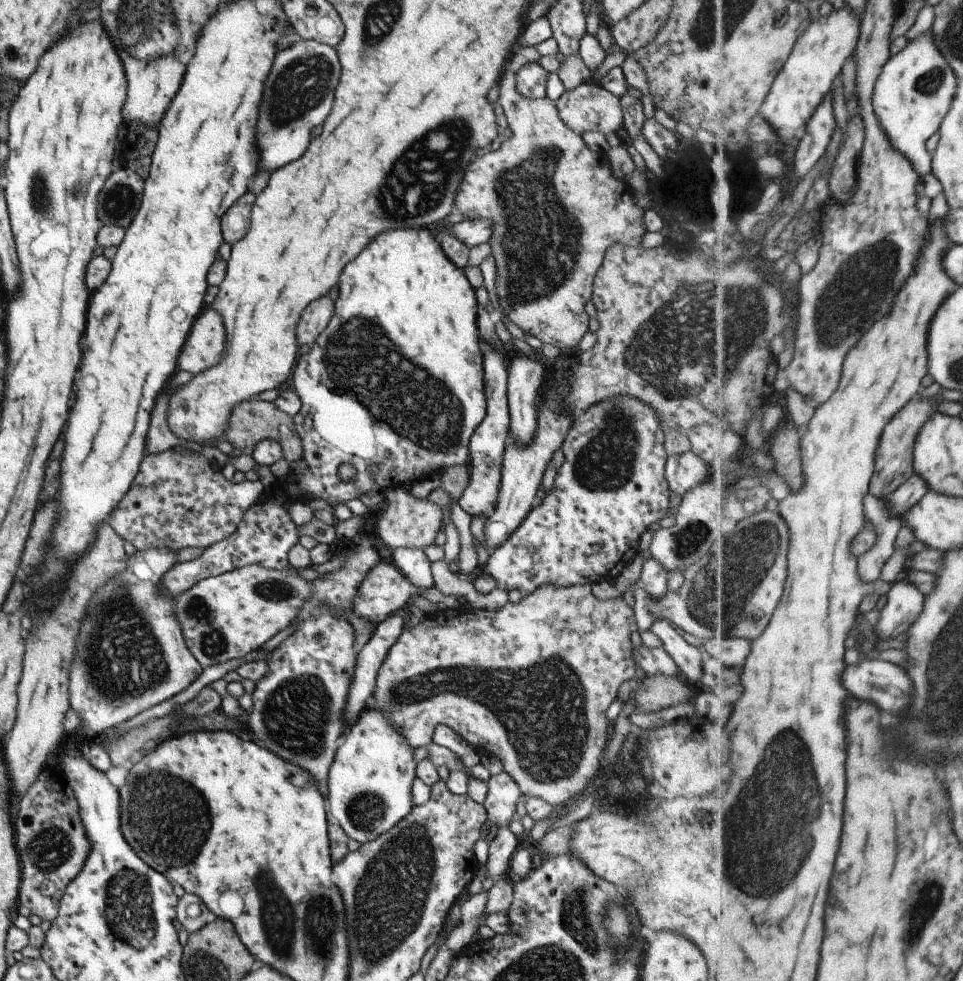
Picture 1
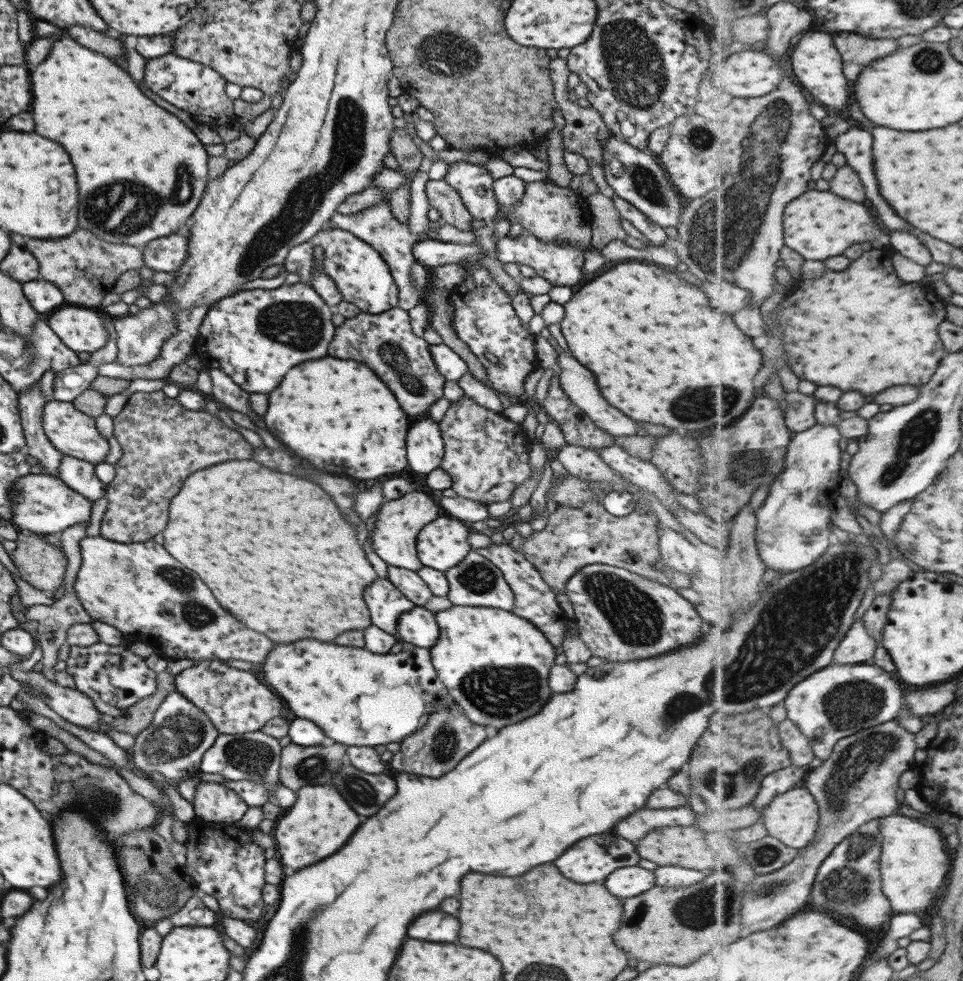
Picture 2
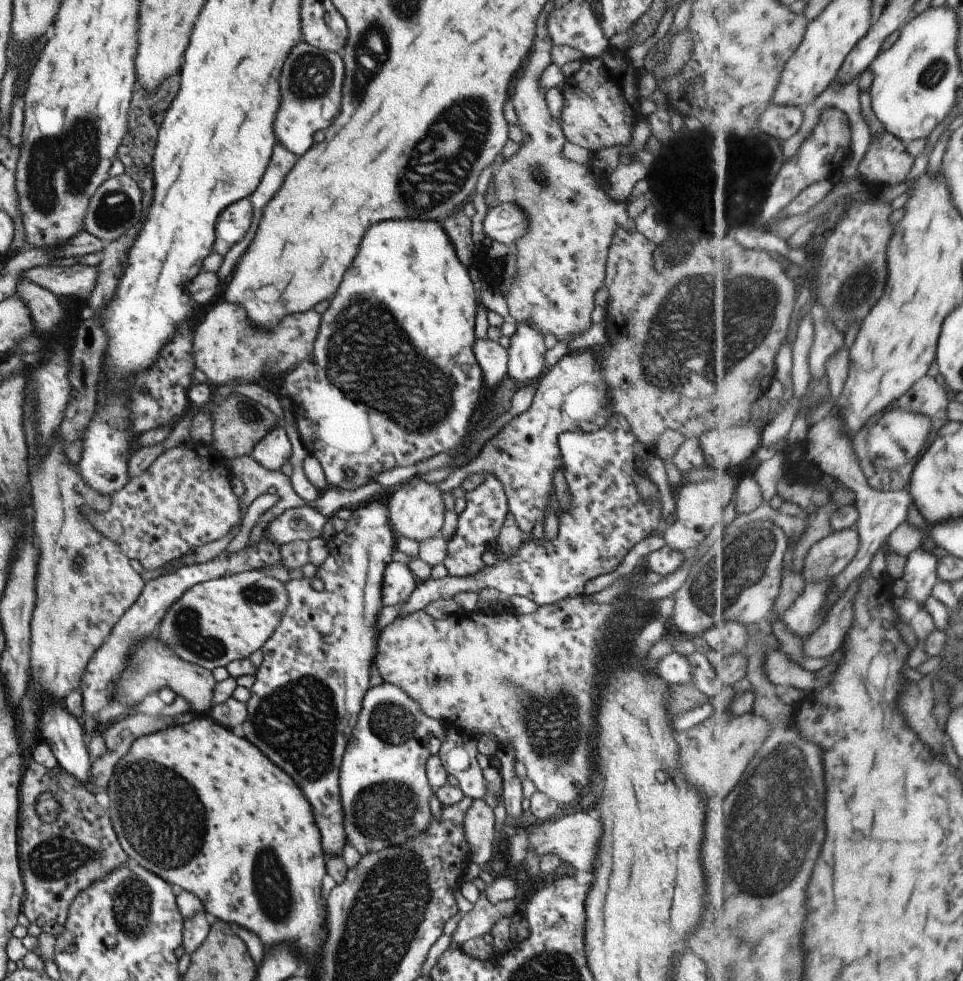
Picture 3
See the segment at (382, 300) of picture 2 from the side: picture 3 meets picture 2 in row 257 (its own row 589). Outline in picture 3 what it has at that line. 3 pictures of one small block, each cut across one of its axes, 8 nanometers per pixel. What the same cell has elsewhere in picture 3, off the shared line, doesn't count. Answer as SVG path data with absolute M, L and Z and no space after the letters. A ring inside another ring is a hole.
M387 495L372 498L366 503L352 508L351 516L346 520L346 526L340 532L334 533L334 535L327 540L327 558L323 561L323 564L316 568L315 574L312 579L315 581L321 581L323 588L320 591L313 590L311 588L311 579L301 577L300 579L292 579L287 581L285 585L285 592L287 592L287 606L283 610L283 614L280 616L275 630L271 633L271 636L263 643L261 648L263 660L261 666L257 669L254 674L255 681L249 690L249 700L246 702L246 714L247 718L243 720L241 728L243 729L243 737L245 737L255 748L259 749L275 766L279 766L279 770L285 770L289 774L289 778L293 778L295 786L301 788L301 794L305 796L309 802L311 802L311 808L313 808L313 814L315 814L315 822L319 826L319 844L321 844L321 850L327 854L325 858L331 858L331 856L341 856L341 850L346 844L345 833L343 830L343 810L341 810L341 802L339 800L339 788L337 784L337 768L339 768L339 760L345 752L345 746L351 736L351 731L354 729L355 720L361 712L361 701L365 696L367 689L369 688L369 668L371 663L374 662L374 656L376 653L378 634L377 630L377 618L379 618L379 610L383 608L383 602L381 598L381 587L383 586L383 570L385 566L391 562L391 554L395 546L395 536L391 524L389 522L389 514L387 514Z

